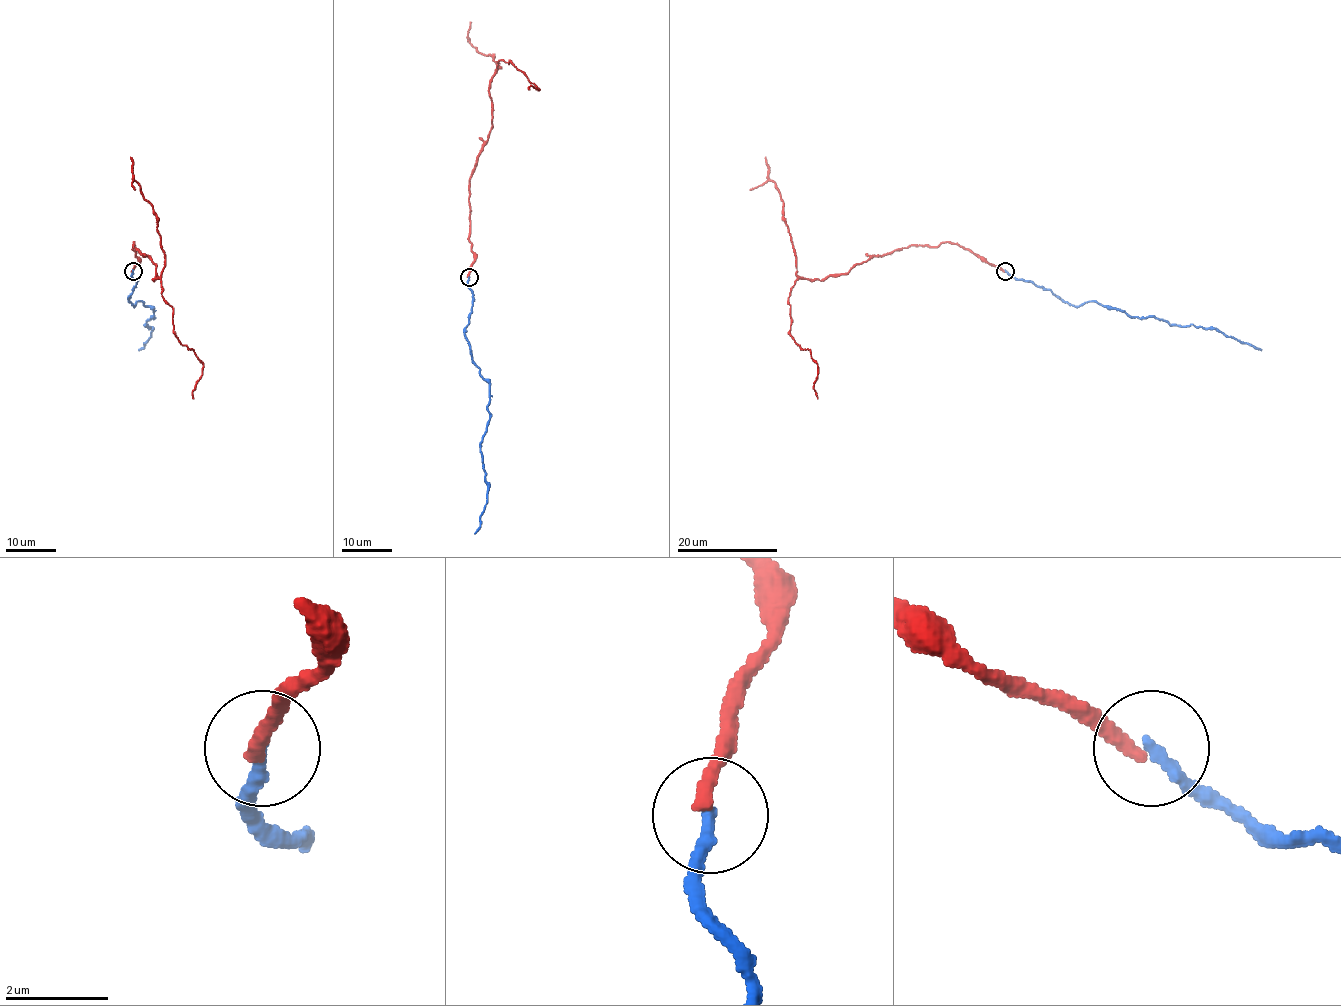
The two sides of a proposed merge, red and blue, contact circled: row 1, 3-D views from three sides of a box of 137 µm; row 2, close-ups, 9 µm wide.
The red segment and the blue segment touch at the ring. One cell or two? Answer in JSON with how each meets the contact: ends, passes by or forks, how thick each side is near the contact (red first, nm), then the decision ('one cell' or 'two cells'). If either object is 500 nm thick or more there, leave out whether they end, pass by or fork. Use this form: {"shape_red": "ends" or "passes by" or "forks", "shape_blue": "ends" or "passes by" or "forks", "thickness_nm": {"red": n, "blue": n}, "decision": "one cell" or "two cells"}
{"shape_red": "ends", "shape_blue": "ends", "thickness_nm": {"red": 280, "blue": 280}, "decision": "one cell"}

